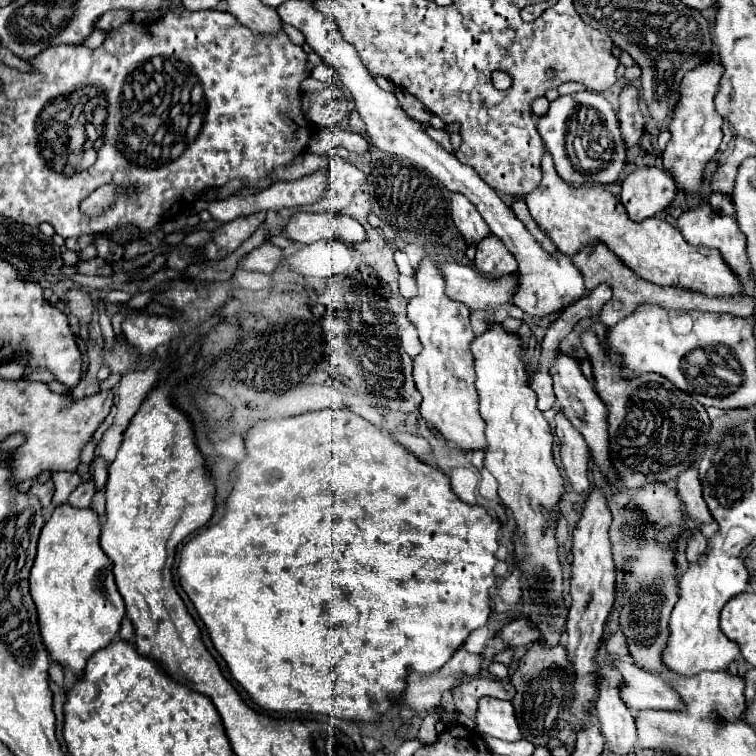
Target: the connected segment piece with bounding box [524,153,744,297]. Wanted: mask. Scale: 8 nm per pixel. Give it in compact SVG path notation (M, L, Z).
M548 153L542 159L542 181L524 201L538 229L546 233L564 255L574 255L592 241L604 241L636 275L650 283L696 291L708 297L740 297L744 293L740 277L728 267L718 249L690 245L674 225L658 217L648 217L640 223L632 221L620 199L604 187L568 185L556 173Z

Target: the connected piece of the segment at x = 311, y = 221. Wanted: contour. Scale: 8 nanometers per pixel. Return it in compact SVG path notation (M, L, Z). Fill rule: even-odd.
M298 211L286 225L286 237L296 243L314 243L320 239L362 243L366 241L366 229L348 215Z

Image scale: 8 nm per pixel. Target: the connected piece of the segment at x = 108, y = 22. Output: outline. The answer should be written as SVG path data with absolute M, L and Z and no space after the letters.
M122 9L122 11L108 11L108 13L104 13L104 15L98 19L96 27L100 27L102 31L112 31L112 29L116 29L118 25L128 23L128 21L132 21L132 11L126 11L126 9Z

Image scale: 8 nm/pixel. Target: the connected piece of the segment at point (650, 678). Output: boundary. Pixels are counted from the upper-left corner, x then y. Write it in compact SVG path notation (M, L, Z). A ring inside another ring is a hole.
M618 661L616 667L620 669L624 681L622 681L622 699L624 703L632 709L632 711L640 711L640 709L656 709L656 711L680 711L686 707L686 703L682 701L682 697L656 673L648 673L644 669L640 669L636 663L624 663Z

